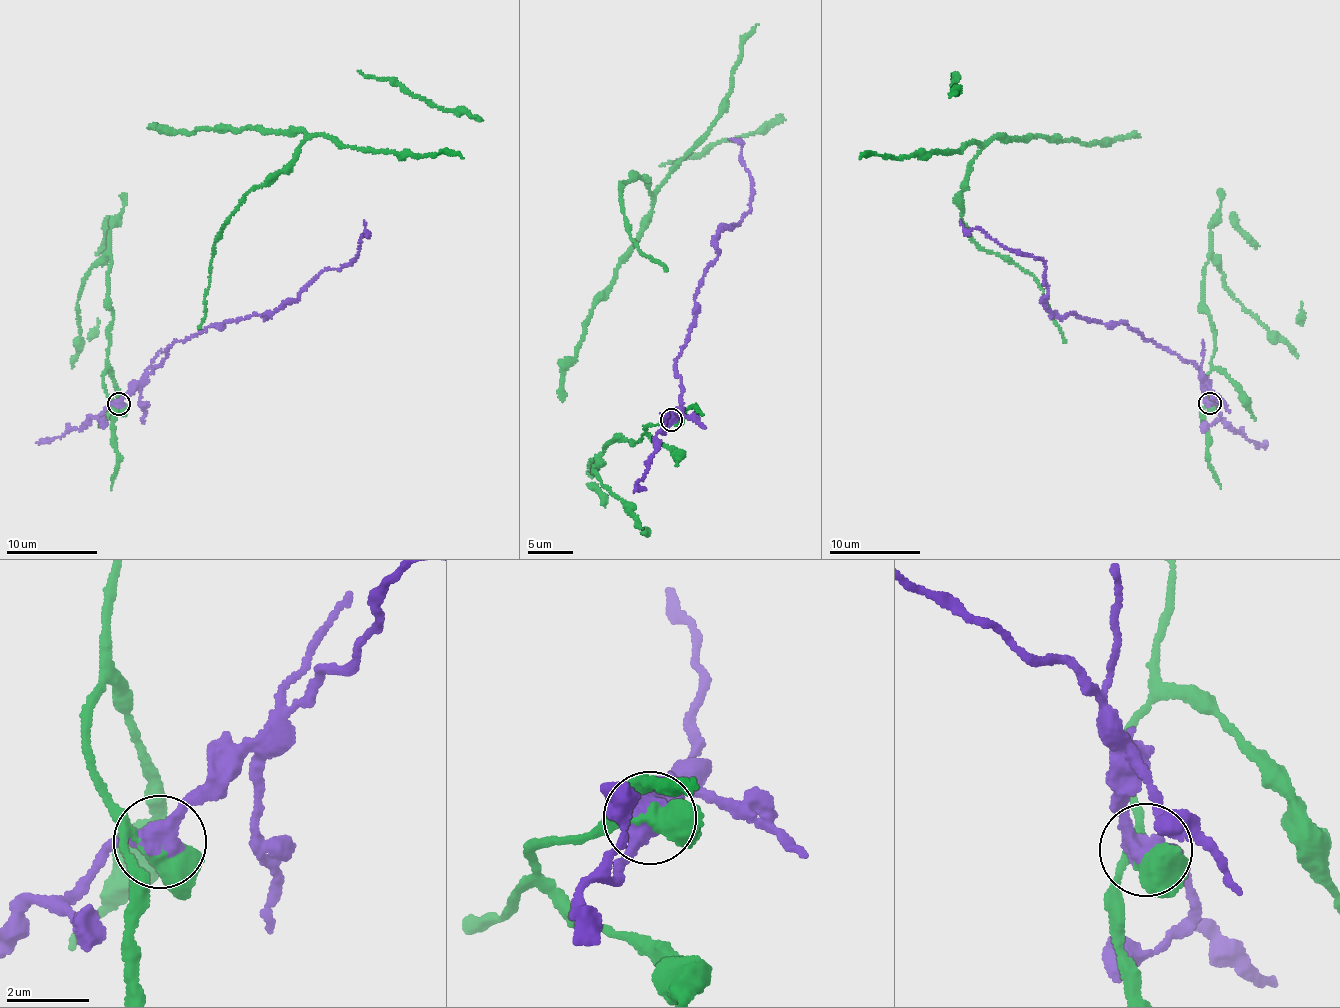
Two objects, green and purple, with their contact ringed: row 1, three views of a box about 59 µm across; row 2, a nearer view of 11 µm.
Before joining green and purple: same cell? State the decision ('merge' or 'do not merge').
do not merge

